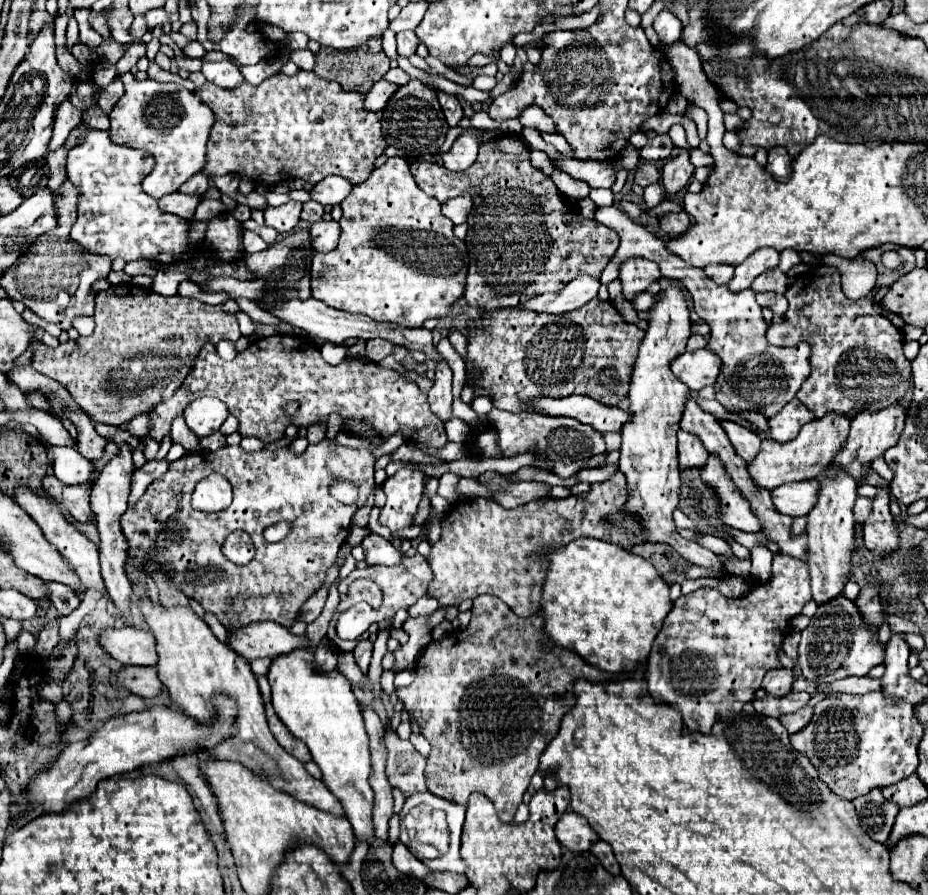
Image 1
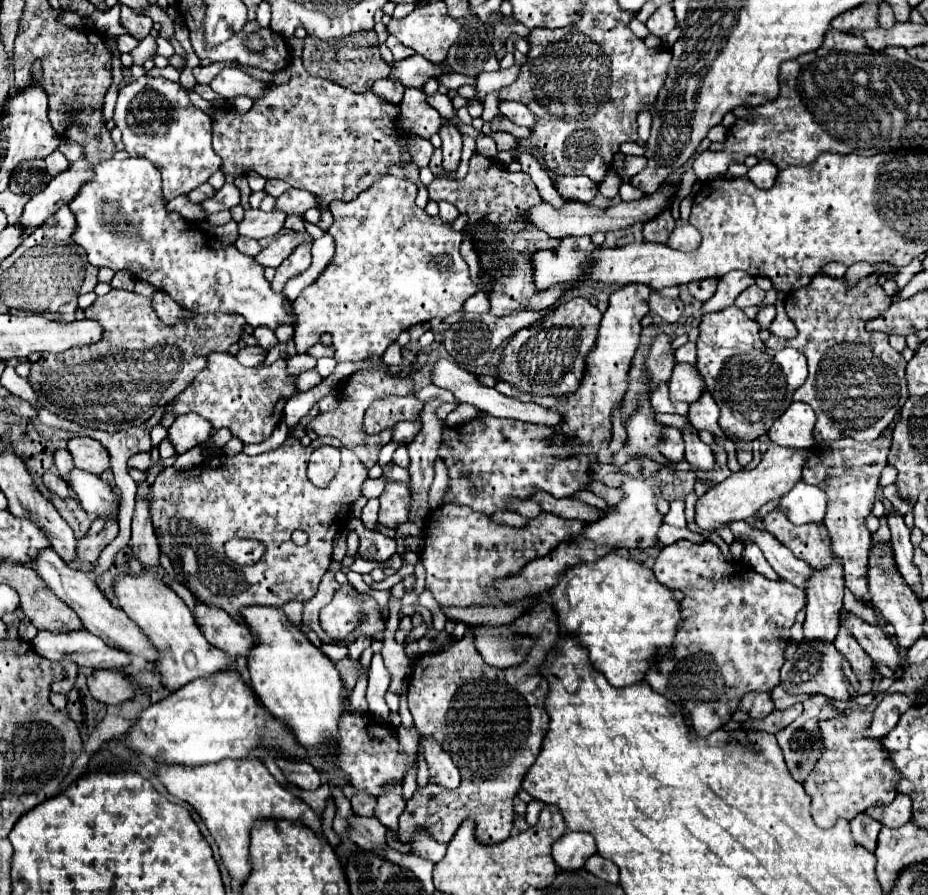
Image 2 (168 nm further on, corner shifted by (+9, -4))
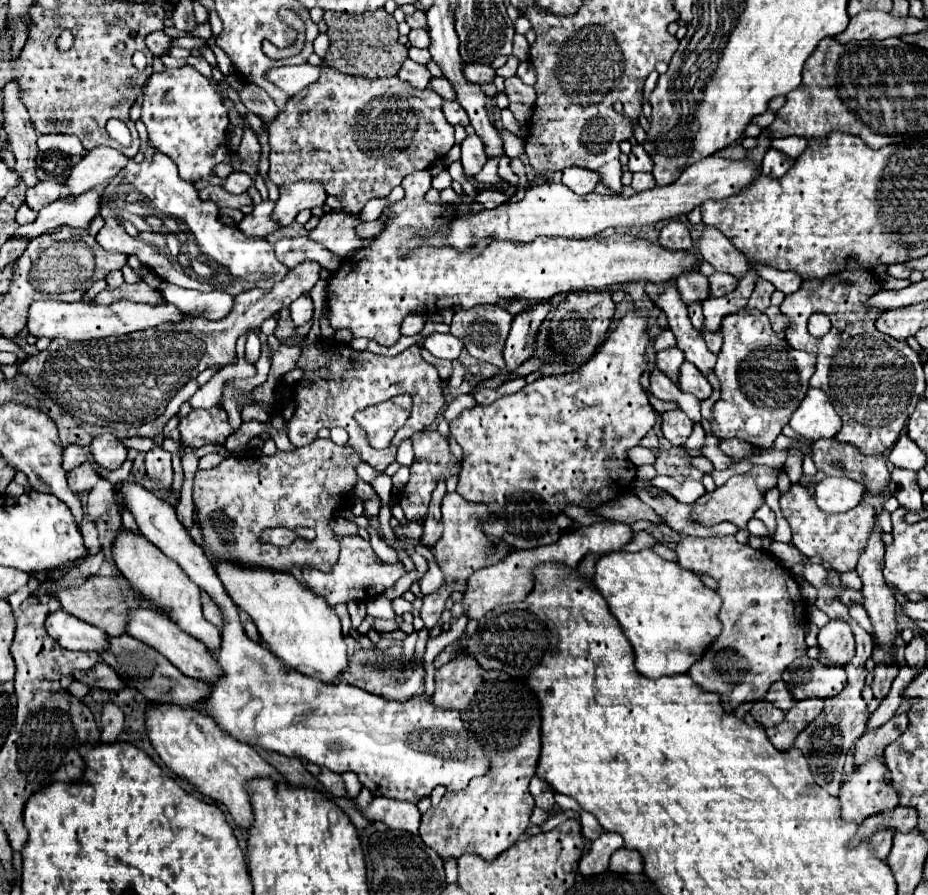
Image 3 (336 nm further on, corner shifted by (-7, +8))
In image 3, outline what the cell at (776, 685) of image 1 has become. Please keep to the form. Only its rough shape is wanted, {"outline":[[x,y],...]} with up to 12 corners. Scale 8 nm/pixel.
{"outline":[[768,701],[750,709],[756,723],[774,727],[784,721],[784,711]]}

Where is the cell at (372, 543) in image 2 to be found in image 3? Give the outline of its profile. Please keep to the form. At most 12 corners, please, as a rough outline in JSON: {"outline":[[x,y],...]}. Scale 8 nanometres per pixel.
{"outline":[[422,523],[400,525],[396,535],[420,539]]}

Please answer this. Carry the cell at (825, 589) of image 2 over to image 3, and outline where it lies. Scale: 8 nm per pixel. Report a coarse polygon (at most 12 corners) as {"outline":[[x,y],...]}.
{"outline":[[832,619],[818,633],[820,665],[846,667],[856,649],[850,625]]}

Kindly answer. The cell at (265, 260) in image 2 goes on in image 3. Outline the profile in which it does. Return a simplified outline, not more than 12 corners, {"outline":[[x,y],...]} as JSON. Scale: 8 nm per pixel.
{"outline":[[324,215],[308,237],[348,257],[360,249],[360,215]]}

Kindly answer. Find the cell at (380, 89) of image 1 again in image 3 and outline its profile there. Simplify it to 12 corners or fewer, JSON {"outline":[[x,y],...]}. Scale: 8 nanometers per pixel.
{"outline":[[412,59],[402,63],[398,77],[426,89],[432,75]]}

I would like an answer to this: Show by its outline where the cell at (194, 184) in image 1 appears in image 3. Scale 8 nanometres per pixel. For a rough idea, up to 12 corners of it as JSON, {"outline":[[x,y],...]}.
{"outline":[[234,173],[226,179],[224,189],[244,193],[252,187],[250,175]]}

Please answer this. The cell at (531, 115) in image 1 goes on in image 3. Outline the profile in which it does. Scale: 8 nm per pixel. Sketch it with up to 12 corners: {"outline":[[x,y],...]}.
{"outline":[[506,79],[510,103],[536,103],[534,87]]}

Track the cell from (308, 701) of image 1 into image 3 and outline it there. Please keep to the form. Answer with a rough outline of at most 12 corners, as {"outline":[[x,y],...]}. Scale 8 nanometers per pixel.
{"outline":[[214,565],[262,641],[298,673],[348,667],[338,615],[290,573]]}

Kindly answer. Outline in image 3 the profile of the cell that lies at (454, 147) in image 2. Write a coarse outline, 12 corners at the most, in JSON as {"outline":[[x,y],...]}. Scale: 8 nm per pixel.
{"outline":[[478,135],[462,143],[464,177],[474,177],[486,165]]}

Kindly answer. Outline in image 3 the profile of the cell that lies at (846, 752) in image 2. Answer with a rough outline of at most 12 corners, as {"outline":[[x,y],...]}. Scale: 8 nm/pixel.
{"outline":[[884,759],[852,769],[840,787],[842,819],[898,805]]}

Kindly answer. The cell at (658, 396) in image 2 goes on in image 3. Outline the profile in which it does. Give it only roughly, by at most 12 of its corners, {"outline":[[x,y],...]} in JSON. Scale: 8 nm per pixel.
{"outline":[[678,347],[656,353],[658,367],[676,383],[684,353]]}

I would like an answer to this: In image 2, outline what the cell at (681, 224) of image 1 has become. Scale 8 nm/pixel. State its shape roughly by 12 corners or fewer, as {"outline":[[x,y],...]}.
{"outline":[[678,225],[668,245],[692,251],[700,245],[696,227]]}

